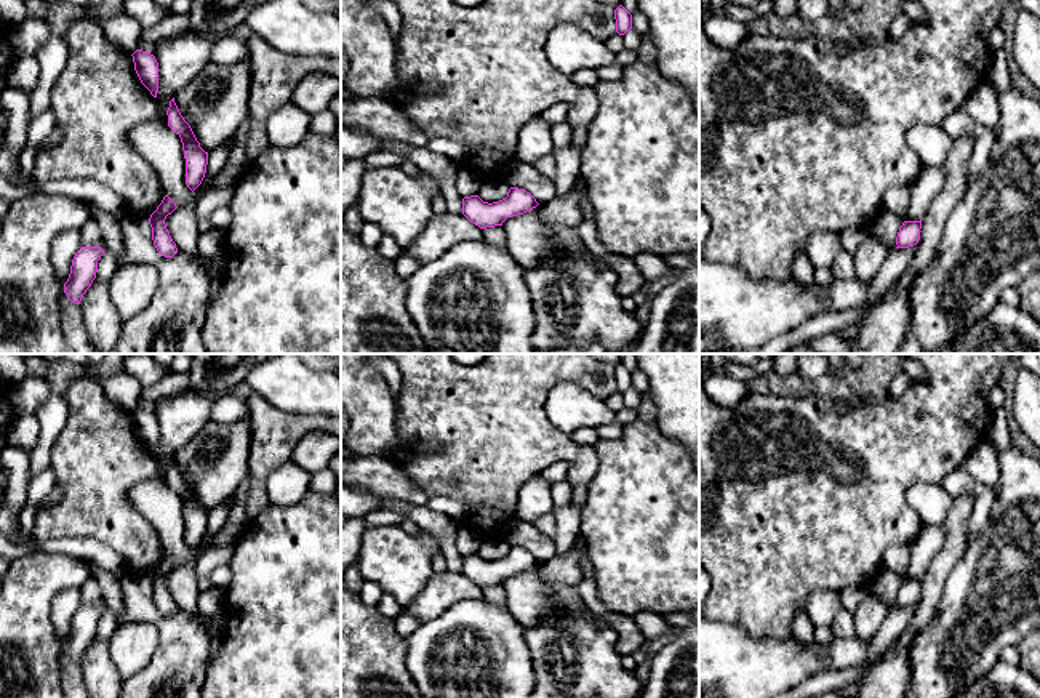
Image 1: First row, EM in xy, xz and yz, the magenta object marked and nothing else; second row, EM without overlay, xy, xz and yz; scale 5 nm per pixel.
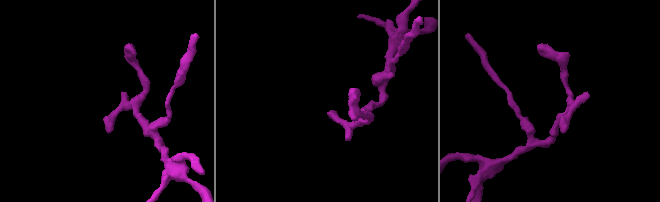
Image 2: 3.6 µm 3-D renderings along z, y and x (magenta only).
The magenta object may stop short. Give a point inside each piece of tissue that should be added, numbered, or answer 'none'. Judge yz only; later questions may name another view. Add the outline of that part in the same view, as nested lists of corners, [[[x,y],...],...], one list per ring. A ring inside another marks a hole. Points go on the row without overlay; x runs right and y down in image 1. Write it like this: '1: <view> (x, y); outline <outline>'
none

